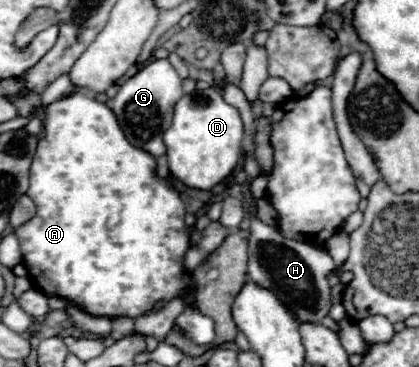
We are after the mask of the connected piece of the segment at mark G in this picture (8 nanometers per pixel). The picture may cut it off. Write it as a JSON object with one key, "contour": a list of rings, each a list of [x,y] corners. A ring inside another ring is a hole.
{"contour":[[[152,60],[136,76],[128,78],[120,86],[118,94],[110,100],[110,108],[114,110],[126,138],[134,146],[150,152],[152,156],[162,156],[166,152],[162,134],[172,122],[176,100],[180,100],[182,96],[182,78],[174,70],[174,66],[168,60]]]}

